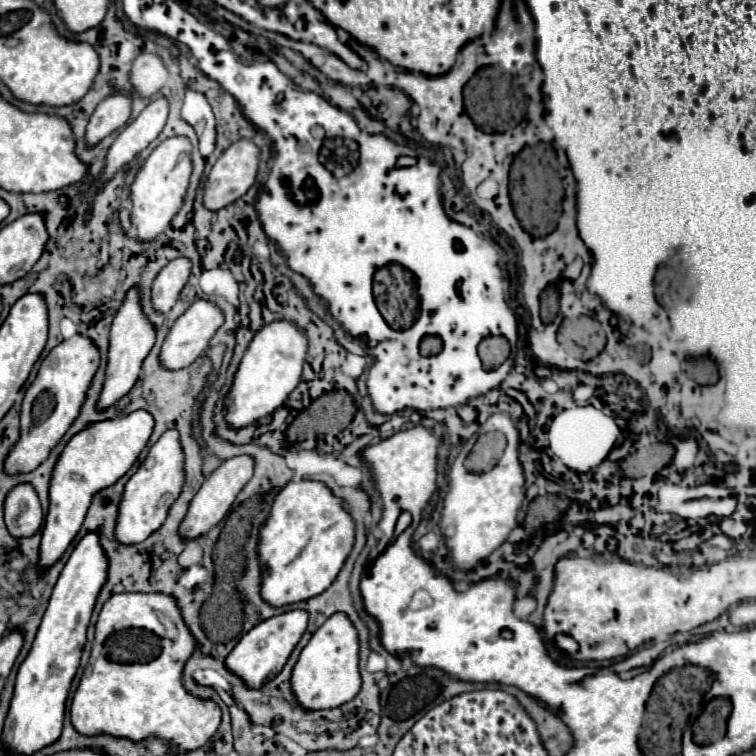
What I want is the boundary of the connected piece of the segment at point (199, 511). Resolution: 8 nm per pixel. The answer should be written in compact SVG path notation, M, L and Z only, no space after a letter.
M237 455L237 457L231 457L227 461L223 461L223 465L219 465L201 485L201 489L197 491L197 495L193 497L191 505L189 505L189 511L179 527L181 531L181 537L185 539L195 539L203 533L207 533L211 527L215 527L231 509L235 497L239 495L239 491L247 485L247 481L253 477L253 469L255 469L255 461L251 455Z

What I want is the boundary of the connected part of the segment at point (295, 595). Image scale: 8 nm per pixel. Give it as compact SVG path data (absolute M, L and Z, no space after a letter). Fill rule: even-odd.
M301 479L297 483L291 481L275 497L269 519L261 529L261 547L257 547L257 551L261 555L261 565L267 575L263 577L263 583L261 583L261 597L273 607L283 607L323 593L335 581L353 545L355 545L355 519L345 509L343 499L337 497L321 481L307 481L307 479Z

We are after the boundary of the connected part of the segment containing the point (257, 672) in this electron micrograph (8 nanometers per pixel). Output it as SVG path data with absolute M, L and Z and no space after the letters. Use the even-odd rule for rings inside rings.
M303 609L287 611L287 613L261 621L249 633L245 633L241 637L241 641L235 645L235 649L227 655L227 659L225 659L227 669L233 671L235 675L239 675L249 687L261 687L261 683L273 679L283 669L291 651L295 649L301 635L305 633L307 621L309 621L309 613Z

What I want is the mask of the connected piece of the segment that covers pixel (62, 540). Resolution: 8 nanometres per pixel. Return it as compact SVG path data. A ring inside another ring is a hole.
M137 409L121 417L89 423L69 439L53 467L49 483L49 511L45 517L41 539L41 567L49 567L53 559L59 559L65 553L65 549L81 529L93 497L101 489L115 485L133 467L135 459L145 449L153 427L153 415L149 415L145 409Z

